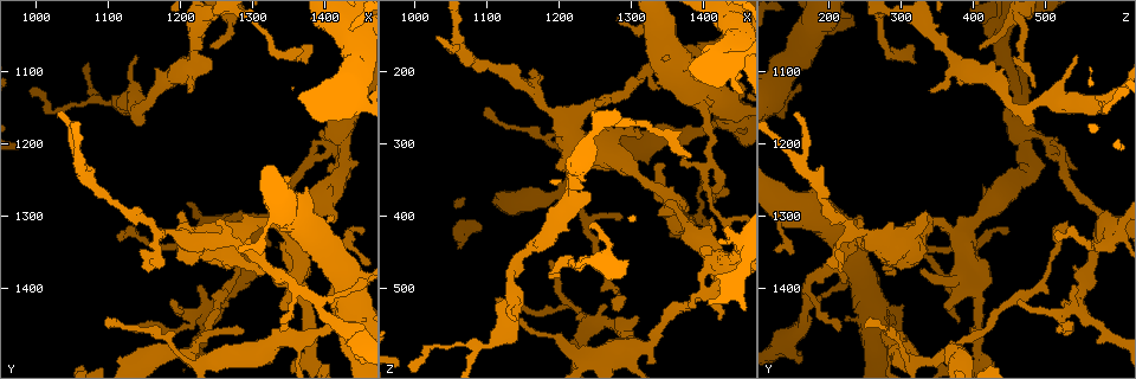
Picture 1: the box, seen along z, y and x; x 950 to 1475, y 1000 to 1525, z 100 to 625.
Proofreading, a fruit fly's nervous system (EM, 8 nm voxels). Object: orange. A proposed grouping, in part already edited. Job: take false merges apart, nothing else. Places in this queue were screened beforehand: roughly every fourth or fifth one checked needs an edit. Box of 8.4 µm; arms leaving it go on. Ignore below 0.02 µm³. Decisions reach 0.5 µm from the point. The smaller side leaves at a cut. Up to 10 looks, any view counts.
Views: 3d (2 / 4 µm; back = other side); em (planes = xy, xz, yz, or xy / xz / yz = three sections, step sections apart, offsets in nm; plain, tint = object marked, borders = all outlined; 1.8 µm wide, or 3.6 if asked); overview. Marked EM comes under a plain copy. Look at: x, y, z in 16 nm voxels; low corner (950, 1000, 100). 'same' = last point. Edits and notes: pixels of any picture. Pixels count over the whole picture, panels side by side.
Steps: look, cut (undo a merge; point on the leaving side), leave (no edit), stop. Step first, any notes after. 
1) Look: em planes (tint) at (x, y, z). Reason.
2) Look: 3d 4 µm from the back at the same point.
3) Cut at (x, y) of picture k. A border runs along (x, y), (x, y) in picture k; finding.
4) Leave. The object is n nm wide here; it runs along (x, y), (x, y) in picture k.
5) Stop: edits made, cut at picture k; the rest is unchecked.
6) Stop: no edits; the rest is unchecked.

Look: em planes (tint) at (1135, 1135, 535). Narrows sharply.

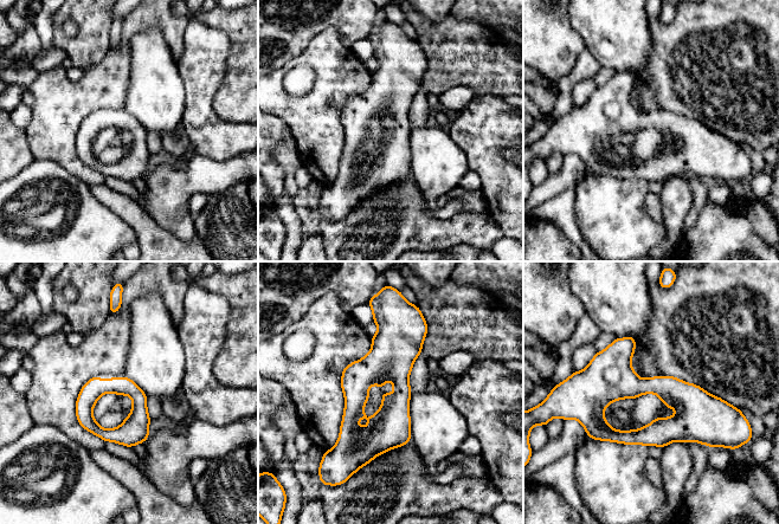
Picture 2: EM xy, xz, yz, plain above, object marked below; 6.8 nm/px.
Leave. It runs along (585, 388), (663, 386), (695, 407), (726, 407) in picture 2; all the same cell.

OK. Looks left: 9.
Look: 3d 4 µm at (1430, 1165, 475). Four-way junction.

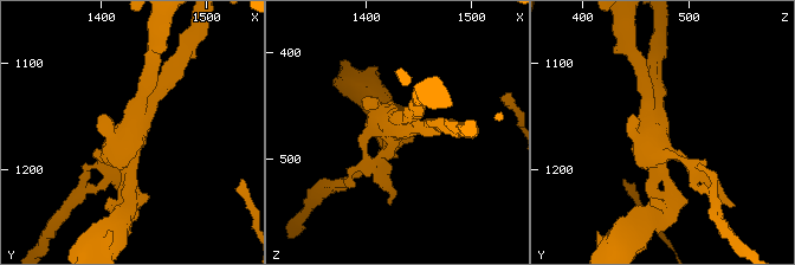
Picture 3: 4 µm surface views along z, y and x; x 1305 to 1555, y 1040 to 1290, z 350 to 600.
Look: em planes (tint) at (1426, 1170, 470). Need the tissue.

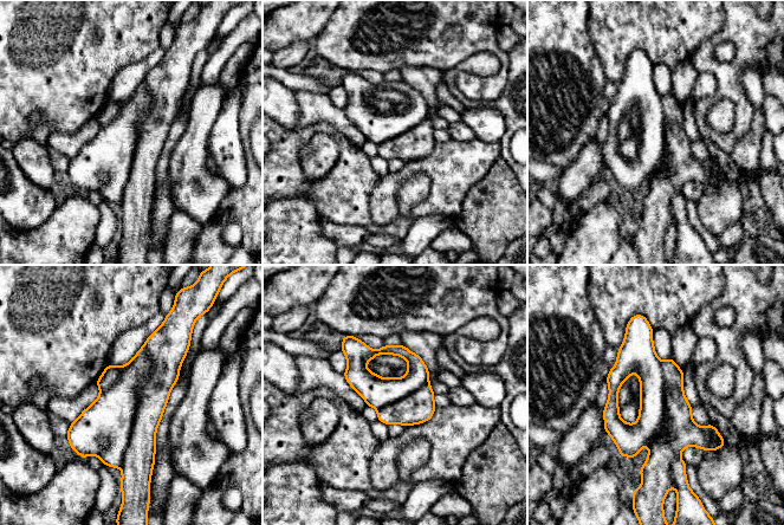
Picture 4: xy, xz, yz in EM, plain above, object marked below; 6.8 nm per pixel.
Cut at (153, 400) of picture 4. A border runs along (144, 345), (153, 378), (121, 468) in picture 4; a second cell is stuck on.

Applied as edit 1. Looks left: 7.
Look: em 3.6 µm planes (tint) at (1430, 1435, 260). Sharp bend.

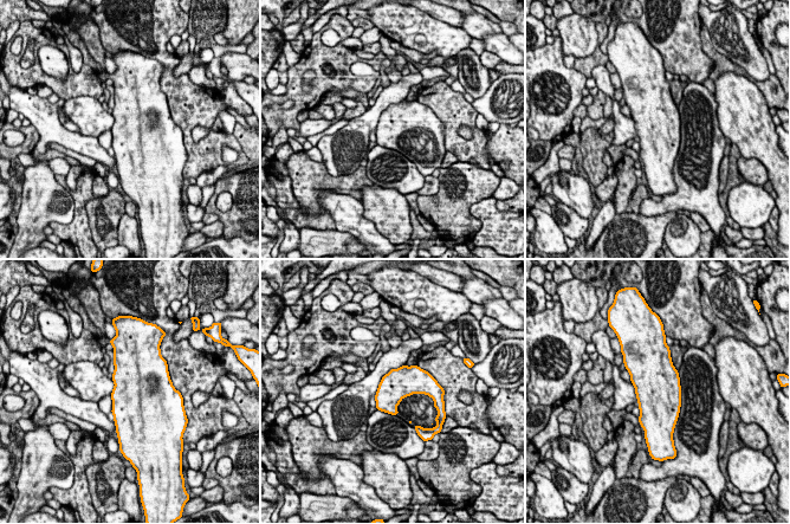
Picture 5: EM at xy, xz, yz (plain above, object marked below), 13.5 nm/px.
Leave. All the same cell.

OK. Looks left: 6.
Stop: edits made, cut at picture 4; the rest is unchecked.

